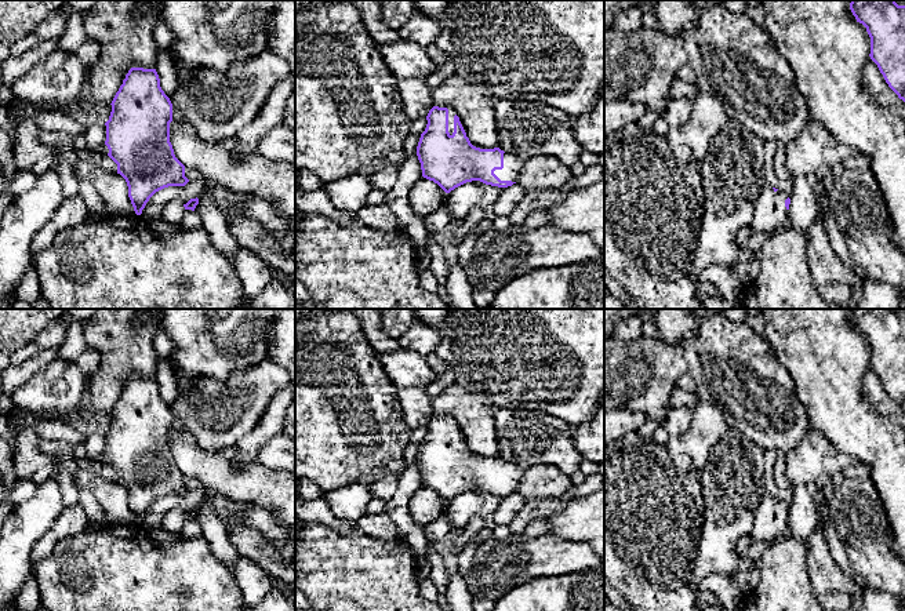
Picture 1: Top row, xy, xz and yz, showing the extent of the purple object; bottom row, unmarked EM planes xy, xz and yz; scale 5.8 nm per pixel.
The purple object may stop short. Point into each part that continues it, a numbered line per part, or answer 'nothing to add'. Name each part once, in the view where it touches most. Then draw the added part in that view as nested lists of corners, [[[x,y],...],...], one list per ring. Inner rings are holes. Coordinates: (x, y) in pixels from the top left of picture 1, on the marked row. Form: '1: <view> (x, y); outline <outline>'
1: xz (451, 112); outline [[[447,108],[447,109],[448,109],[448,132],[450,132],[450,135],[452,135],[452,132],[454,132],[454,116],[457,113],[451,108]]]

